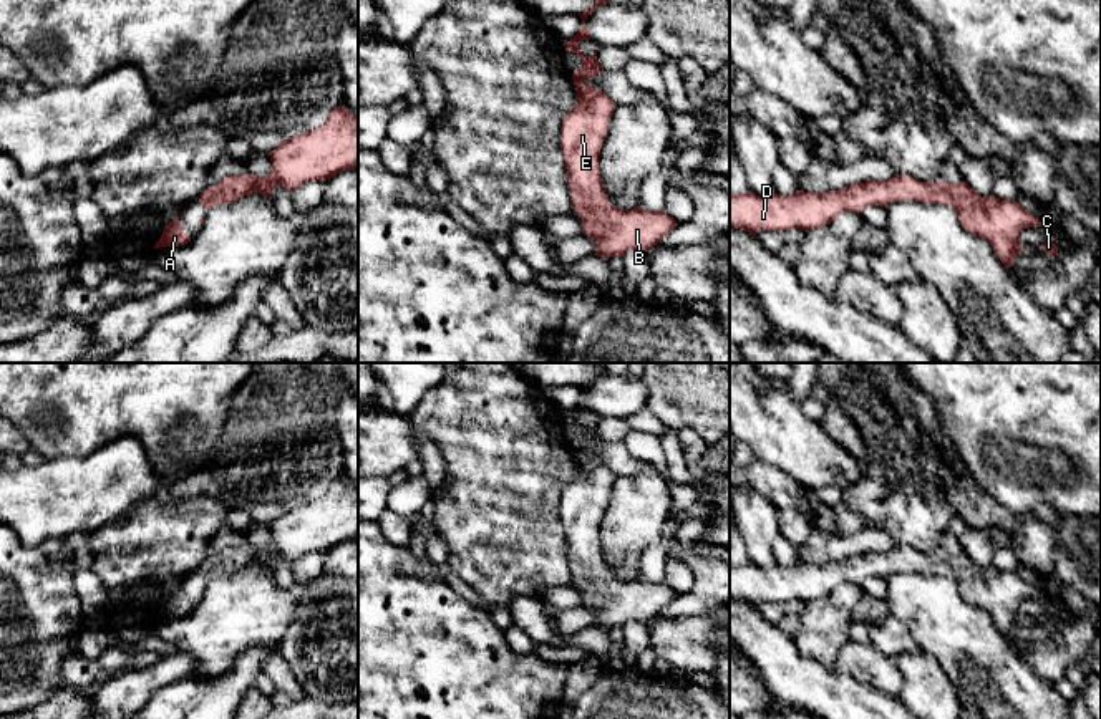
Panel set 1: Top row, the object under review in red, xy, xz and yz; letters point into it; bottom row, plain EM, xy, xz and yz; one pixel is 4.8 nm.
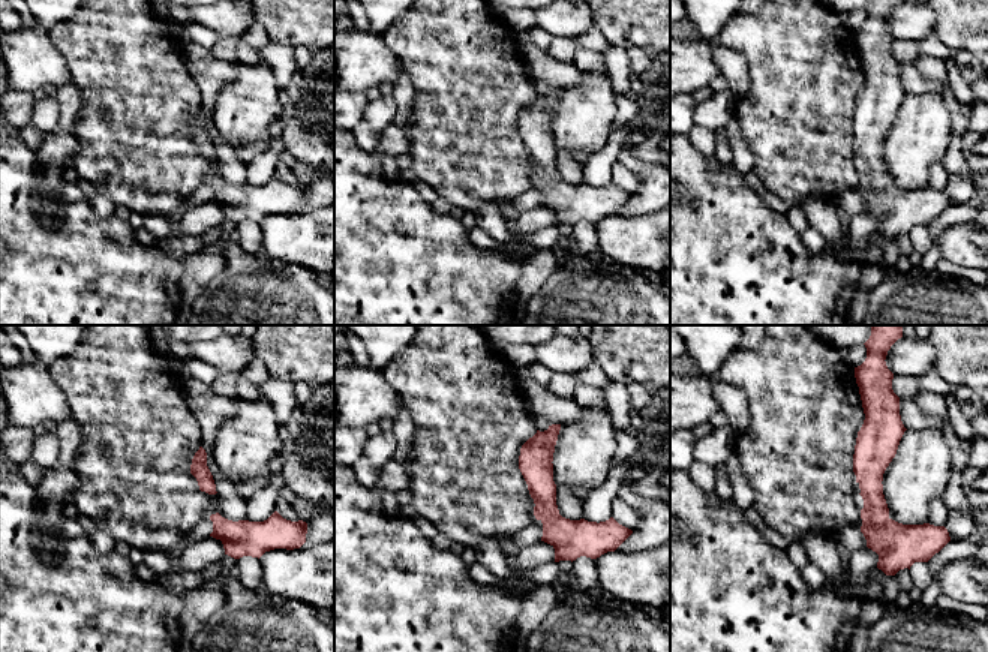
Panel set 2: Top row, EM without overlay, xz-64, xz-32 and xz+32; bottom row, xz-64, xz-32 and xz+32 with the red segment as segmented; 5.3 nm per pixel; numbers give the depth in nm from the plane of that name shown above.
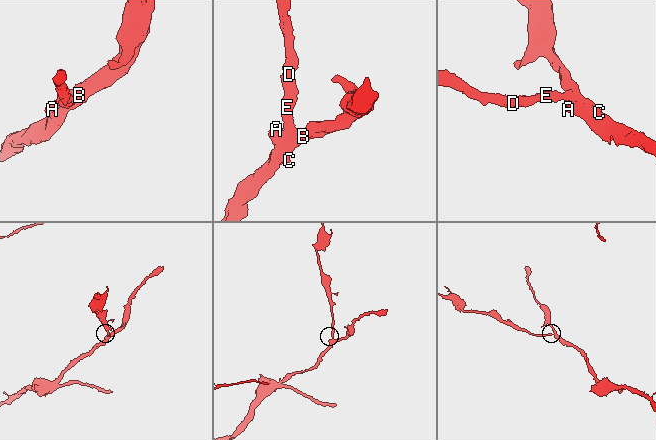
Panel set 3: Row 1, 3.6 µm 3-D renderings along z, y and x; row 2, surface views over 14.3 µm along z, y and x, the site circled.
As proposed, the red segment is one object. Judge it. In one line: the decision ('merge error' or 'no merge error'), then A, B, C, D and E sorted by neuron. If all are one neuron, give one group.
no merge error | A B C D E

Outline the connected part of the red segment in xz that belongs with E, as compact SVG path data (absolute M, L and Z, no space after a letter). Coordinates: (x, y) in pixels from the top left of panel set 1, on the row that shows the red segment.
M595 0L590 10L579 13L580 30L570 41L564 41L565 51L582 58L582 66L572 75L577 103L562 121L560 151L565 159L574 212L582 220L582 234L595 240L595 255L609 260L623 257L628 250L653 249L678 224L665 210L618 209L609 202L604 191L599 156L617 104L610 96L582 81L594 80L604 70L597 61L597 53L584 55L579 43L590 40L585 18L605 3L607 0Z

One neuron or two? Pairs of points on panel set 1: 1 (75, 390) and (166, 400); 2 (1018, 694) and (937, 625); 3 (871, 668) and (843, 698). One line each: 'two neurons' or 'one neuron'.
1: one neuron
2: one neuron
3: two neurons

